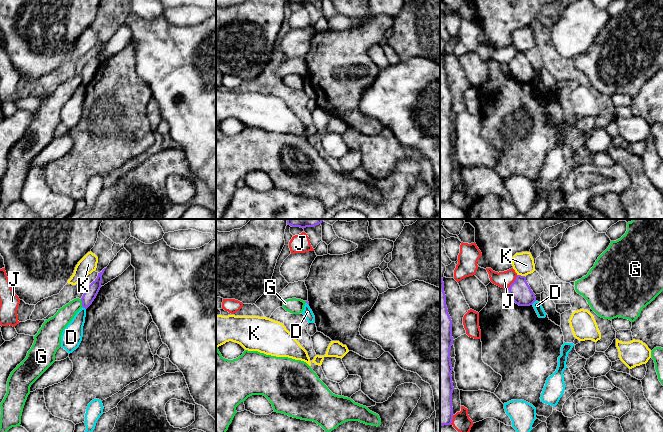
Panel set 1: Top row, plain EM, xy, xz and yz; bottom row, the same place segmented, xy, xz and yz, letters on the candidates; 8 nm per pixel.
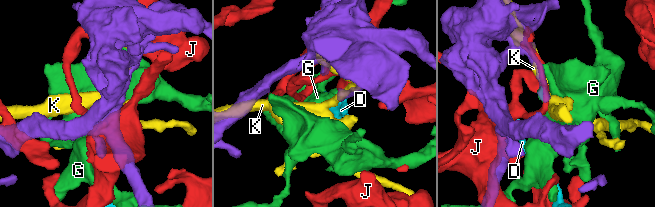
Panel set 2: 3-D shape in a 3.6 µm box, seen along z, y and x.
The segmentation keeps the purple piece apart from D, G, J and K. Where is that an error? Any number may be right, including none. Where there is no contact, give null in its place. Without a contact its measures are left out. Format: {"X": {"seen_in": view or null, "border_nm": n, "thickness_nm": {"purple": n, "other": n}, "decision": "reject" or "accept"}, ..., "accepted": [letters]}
{"D": {"seen_in": "xy", "border_nm": 40, "thickness_nm": {"purple": 110, "other": 160}, "decision": "reject"}, "G": {"seen_in": "xy", "border_nm": 70, "thickness_nm": {"purple": 110, "other": 140}, "decision": "reject"}, "J": {"seen_in": "yz", "border_nm": 130, "thickness_nm": {"purple": 170, "other": 130}, "decision": "reject"}, "K": {"seen_in": "yz", "border_nm": 70, "thickness_nm": {"purple": 170, "other": 180}, "decision": "reject"}, "accepted": []}

